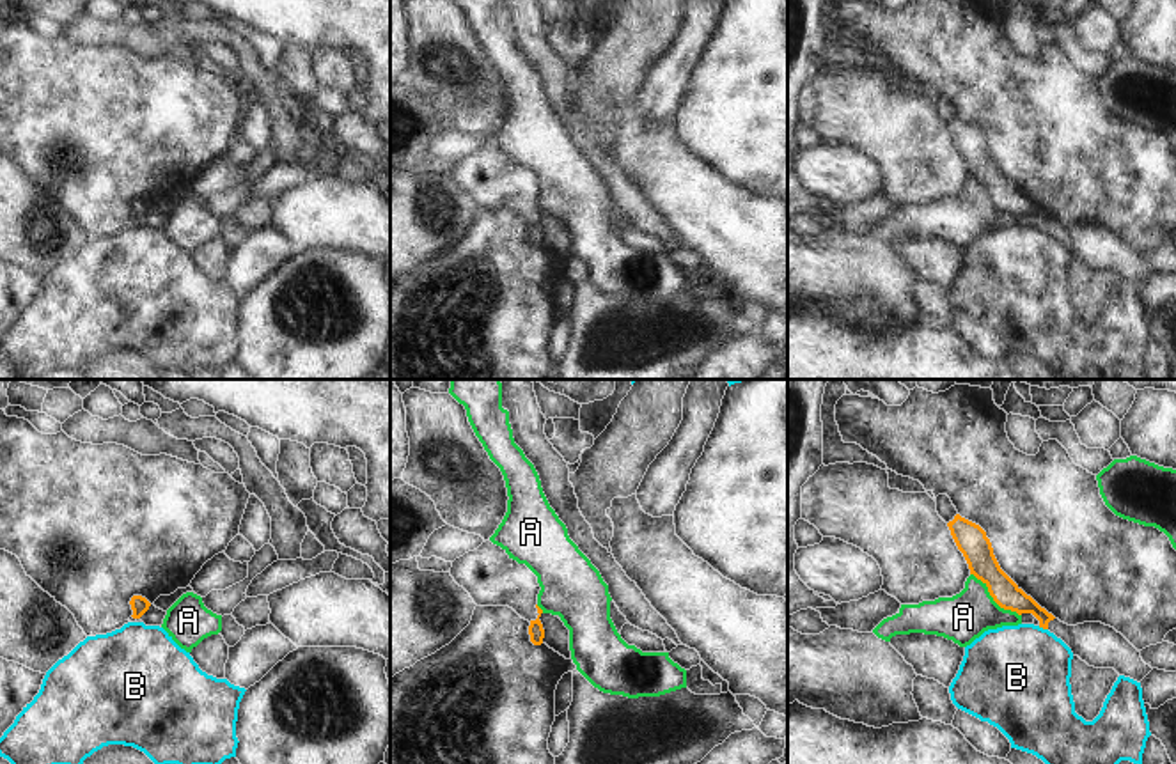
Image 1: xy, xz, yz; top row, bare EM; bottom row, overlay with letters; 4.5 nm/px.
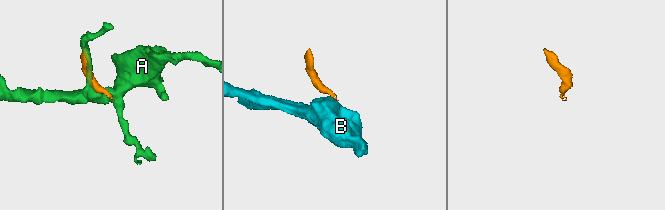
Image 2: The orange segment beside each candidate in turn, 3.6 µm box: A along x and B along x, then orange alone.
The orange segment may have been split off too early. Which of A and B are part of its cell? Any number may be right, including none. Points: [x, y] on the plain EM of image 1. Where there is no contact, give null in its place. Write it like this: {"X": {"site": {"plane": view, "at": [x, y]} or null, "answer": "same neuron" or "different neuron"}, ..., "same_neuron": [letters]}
{"A": {"site": {"plane": "yz", "at": [994, 202]}, "answer": "different neuron"}, "B": {"site": {"plane": "yz", "at": [1043, 231]}, "answer": "different neuron"}, "same_neuron": []}

